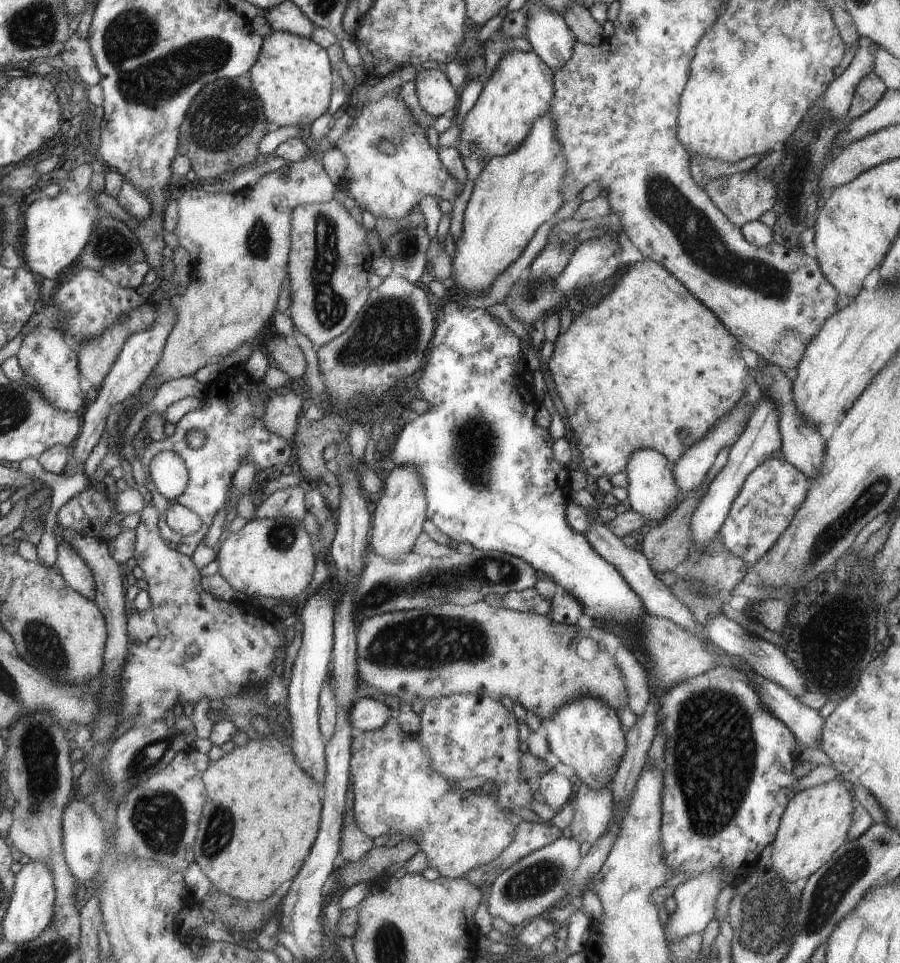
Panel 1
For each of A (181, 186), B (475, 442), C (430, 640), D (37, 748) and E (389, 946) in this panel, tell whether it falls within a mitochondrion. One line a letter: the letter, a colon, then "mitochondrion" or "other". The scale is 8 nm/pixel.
A: other
B: mitochondrion
C: mitochondrion
D: mitochondrion
E: mitochondrion

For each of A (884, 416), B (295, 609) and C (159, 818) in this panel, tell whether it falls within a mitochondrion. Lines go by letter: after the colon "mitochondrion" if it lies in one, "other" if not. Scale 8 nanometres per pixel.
A: other
B: other
C: mitochondrion

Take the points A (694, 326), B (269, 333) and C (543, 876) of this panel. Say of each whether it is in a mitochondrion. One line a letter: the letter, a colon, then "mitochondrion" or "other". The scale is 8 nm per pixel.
A: other
B: other
C: mitochondrion

